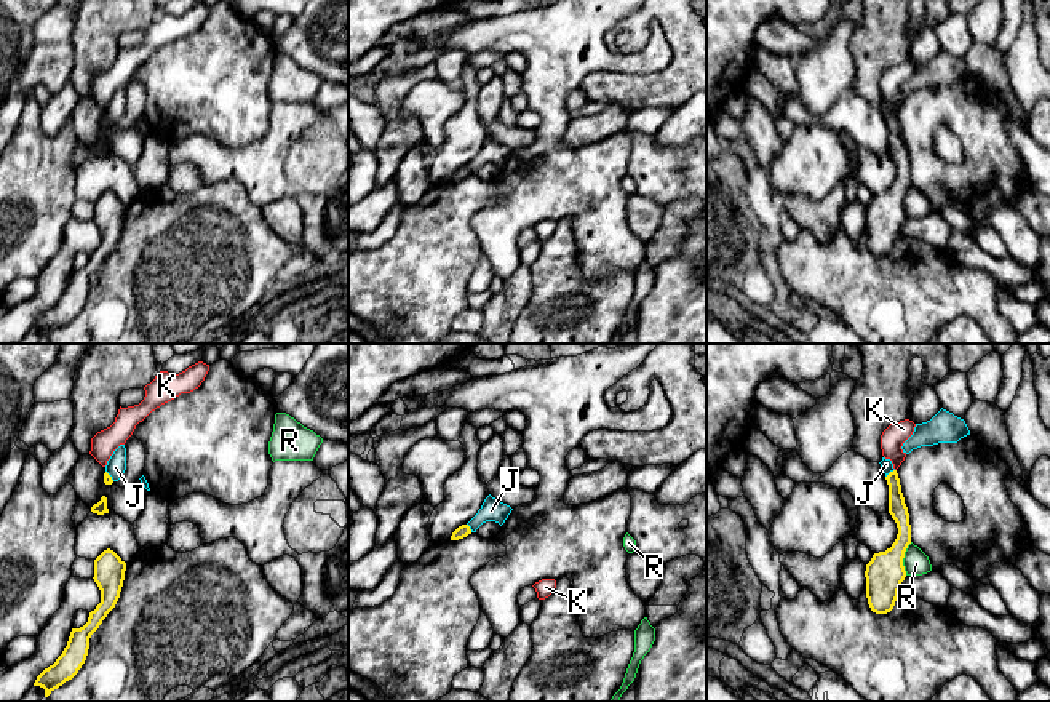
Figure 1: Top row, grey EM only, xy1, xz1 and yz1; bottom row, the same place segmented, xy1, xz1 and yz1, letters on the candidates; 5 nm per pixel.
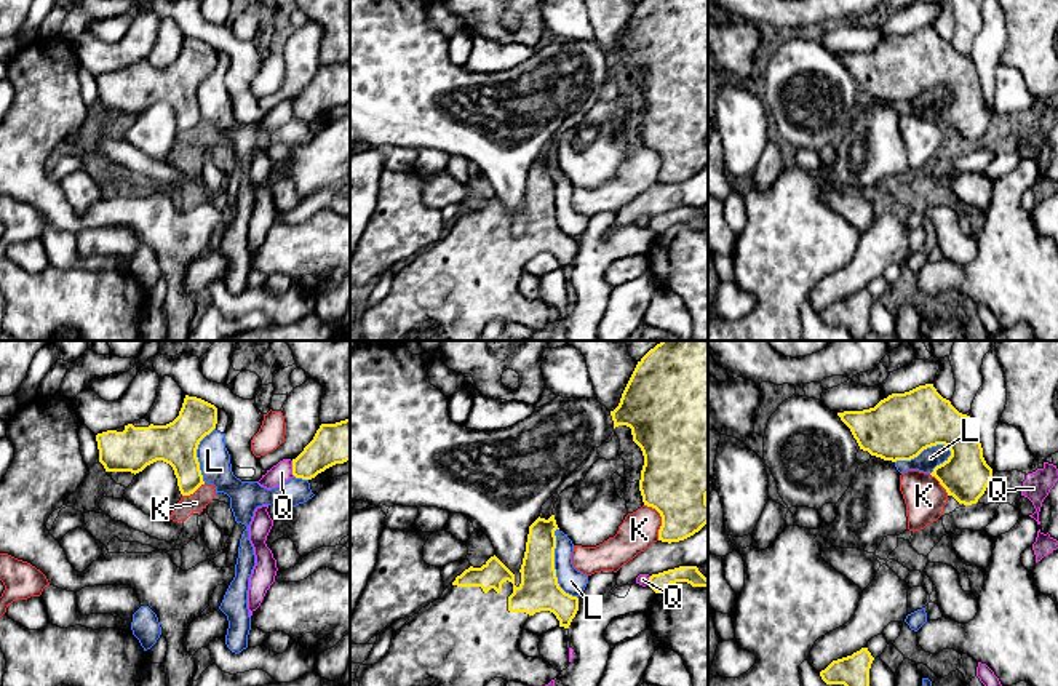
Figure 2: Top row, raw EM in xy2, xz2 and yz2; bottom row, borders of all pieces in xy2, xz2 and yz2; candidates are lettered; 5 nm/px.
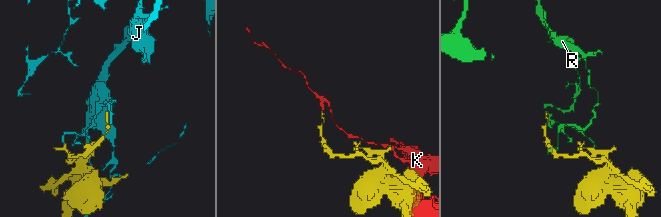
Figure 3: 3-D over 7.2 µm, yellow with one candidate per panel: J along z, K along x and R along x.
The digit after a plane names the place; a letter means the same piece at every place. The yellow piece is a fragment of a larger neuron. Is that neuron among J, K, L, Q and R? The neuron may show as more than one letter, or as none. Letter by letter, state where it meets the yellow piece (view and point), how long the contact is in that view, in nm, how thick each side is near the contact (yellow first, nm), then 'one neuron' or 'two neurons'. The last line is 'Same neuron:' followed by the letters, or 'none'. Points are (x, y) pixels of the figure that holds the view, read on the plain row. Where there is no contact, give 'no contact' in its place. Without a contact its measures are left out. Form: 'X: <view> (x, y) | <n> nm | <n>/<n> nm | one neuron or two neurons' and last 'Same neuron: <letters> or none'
J: yz1 (889, 115) | 60 nm | 90/60 nm | two neurons
K: xz2 (662, 162) | 200 nm | 360/190 nm | two neurons
L: yz2 (922, 91) | 300 nm | 320/100 nm | two neurons
Q: xy2 (293, 111) | 80 nm | 200/100 nm | two neurons
R: yz1 (903, 199) | 170 nm | 190/130 nm | two neurons
Same neuron: none

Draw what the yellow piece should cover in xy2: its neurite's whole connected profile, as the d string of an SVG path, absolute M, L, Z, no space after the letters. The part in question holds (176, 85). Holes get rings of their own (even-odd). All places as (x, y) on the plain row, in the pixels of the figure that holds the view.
M185 37L179 58L166 67L139 61L117 72L97 75L99 104L107 117L113 114L136 117L147 107L163 102L173 109L181 136L190 138L205 126L197 91L216 66L214 46Z

